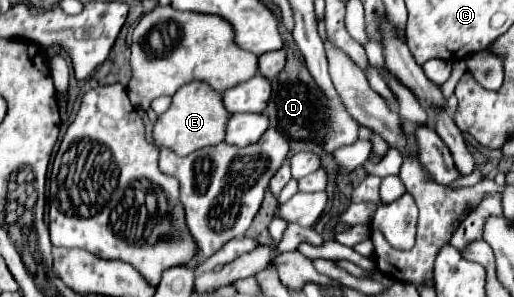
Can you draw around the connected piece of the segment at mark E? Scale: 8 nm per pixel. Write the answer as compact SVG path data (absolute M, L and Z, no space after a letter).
M190 82L174 94L170 108L164 114L158 114L152 128L152 138L158 148L170 148L178 156L188 156L198 148L220 144L226 134L226 122L228 112L222 104L222 94L208 88L204 82Z

